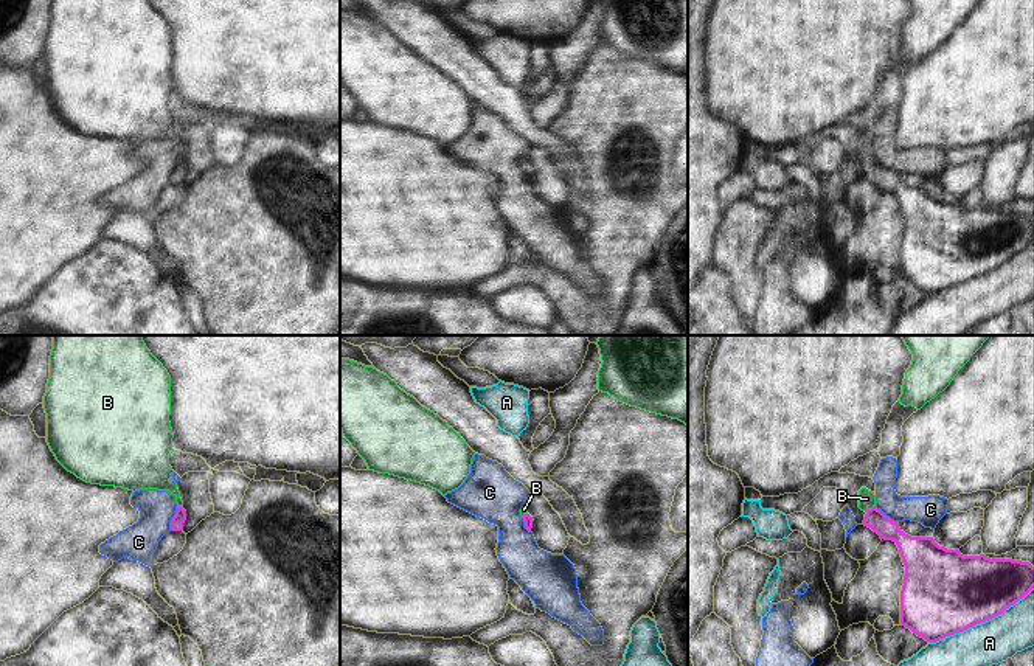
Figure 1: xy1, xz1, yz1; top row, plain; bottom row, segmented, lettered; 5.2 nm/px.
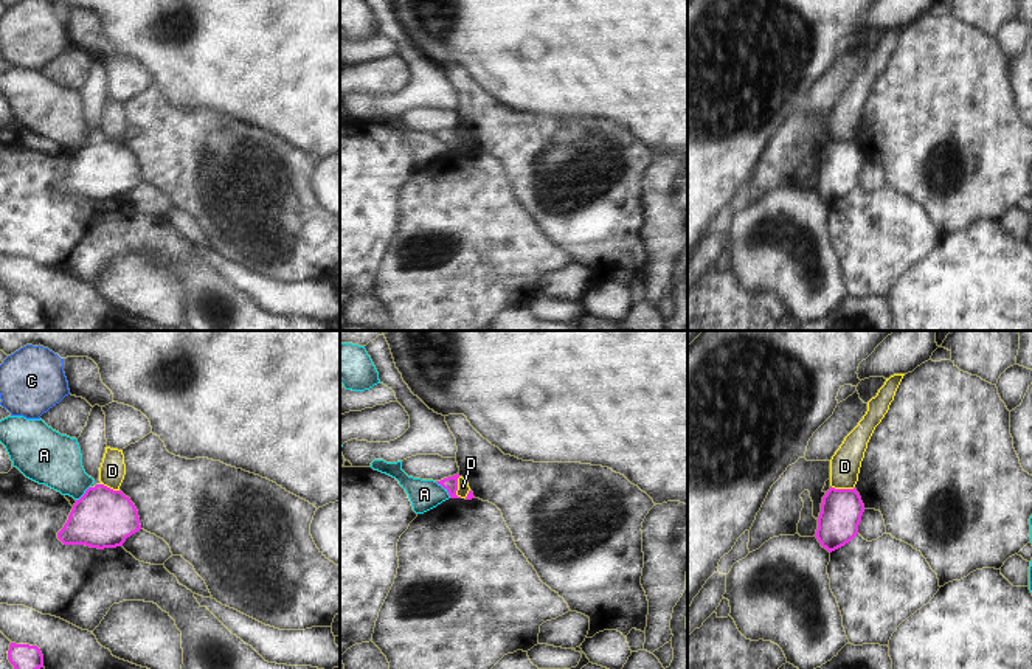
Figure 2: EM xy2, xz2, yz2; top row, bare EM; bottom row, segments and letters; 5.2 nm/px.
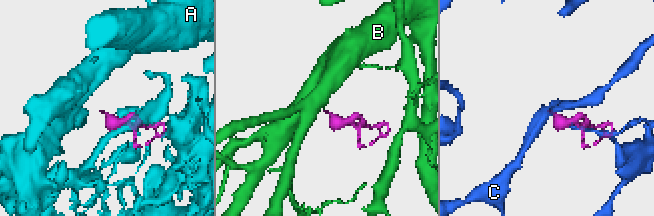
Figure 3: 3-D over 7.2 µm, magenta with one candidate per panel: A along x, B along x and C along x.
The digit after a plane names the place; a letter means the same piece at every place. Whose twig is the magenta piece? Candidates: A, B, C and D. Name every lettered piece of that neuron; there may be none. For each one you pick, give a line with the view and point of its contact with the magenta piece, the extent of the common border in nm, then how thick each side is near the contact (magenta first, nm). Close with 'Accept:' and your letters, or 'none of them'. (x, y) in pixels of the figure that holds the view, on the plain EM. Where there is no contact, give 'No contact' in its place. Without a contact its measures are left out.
B: Touches magenta at yz1 (871, 160). Shared border 70 nm. Thickness 110 nm (magenta) against 90 nm
Accept: B

